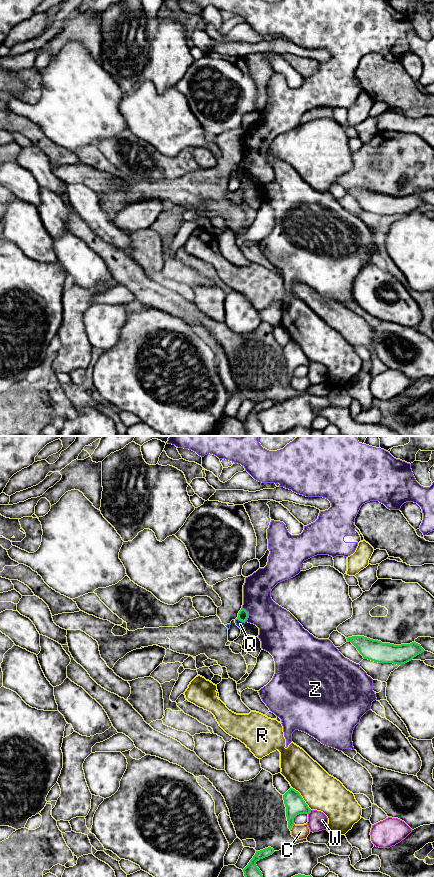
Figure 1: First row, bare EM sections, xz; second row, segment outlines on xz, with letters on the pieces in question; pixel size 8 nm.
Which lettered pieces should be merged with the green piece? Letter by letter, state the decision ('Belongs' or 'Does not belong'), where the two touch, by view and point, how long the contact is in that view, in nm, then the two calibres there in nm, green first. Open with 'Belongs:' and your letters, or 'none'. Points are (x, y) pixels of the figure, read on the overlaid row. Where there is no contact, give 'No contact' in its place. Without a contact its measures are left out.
Belongs: none
C: Does not belong. Touches green at xz (291, 827). Shared border 70 nm. Thickness 160 nm (green) against 120 nm
Q: Does not belong. Touches green at xz (241, 620). Shared border 80 nm. Thickness 80 nm (green) against 60 nm
R: Does not belong. Touches green at xz (301, 797). Shared border 240 nm. Thickness 160 nm (green) against 300 nm
W: Does not belong. Touches green at xz (309, 812). Shared border 50 nm. Thickness 160 nm (green) against 160 nm
Z: Does not belong. Touches green at xz (247, 614). Shared border 120 nm. Thickness 80 nm (green) against 300 nm

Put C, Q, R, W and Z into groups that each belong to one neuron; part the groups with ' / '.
C / Q / R / W / Z

